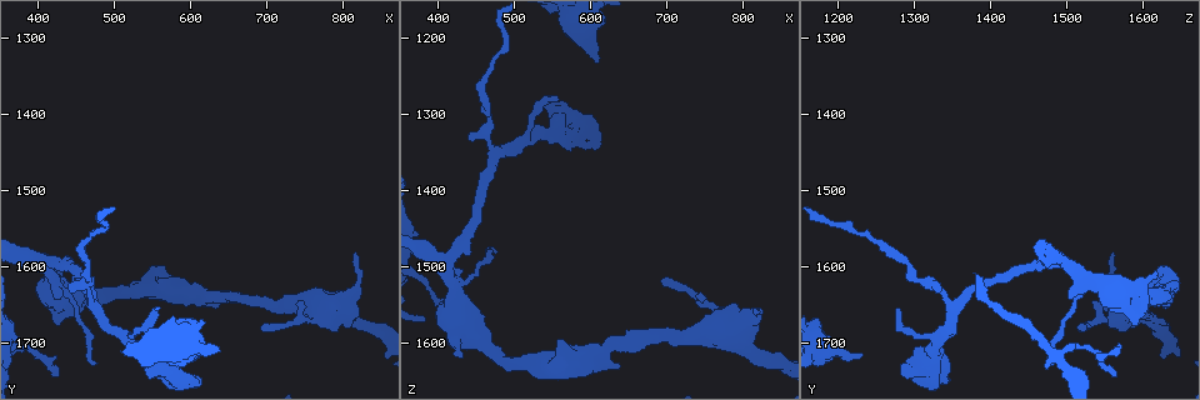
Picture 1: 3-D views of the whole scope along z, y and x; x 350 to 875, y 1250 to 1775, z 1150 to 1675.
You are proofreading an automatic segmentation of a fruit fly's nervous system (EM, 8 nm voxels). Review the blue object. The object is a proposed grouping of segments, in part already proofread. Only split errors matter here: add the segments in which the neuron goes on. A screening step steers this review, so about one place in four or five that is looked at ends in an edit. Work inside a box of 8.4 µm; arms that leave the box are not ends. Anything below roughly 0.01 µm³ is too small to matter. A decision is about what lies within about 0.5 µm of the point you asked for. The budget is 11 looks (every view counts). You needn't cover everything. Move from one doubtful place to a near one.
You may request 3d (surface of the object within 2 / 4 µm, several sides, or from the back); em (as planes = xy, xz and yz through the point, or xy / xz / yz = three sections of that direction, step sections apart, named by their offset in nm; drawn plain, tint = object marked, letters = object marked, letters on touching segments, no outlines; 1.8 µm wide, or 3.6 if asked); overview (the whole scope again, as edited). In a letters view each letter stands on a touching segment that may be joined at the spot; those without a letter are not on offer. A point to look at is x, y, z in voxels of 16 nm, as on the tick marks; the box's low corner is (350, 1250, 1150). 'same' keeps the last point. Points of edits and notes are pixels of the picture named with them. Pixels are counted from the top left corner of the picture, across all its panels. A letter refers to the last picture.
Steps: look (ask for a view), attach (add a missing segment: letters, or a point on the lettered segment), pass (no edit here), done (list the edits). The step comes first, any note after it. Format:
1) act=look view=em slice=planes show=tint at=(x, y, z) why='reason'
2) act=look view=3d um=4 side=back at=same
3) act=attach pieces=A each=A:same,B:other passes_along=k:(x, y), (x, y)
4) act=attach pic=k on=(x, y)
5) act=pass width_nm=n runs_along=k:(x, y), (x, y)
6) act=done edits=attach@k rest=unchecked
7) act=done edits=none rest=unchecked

act=look view=3d um=2 side=back at=(415, 1600, 1500)

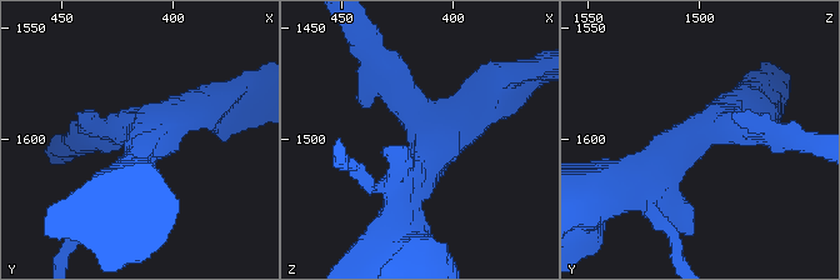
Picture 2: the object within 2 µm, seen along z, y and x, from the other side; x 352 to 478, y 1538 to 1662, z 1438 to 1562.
act=look view=em slice=planes show=letters at=(412, 1600, 1502) arms=3 arm_widths_nm=170,260,300 why='need the tissue'

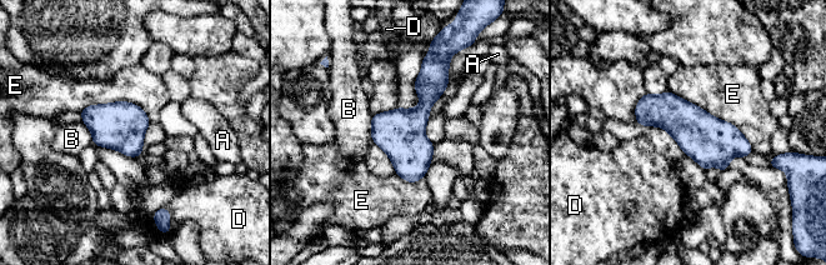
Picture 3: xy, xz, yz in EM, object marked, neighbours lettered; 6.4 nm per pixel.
act=pass each=A:other,B:other,D:other,E:other runs_along=3:(429, 59), (411, 179) found='no lettered segment goes on from it'

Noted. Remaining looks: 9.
act=look view=3d um=2 at=(420, 1605, 1615) why='branch stops here'

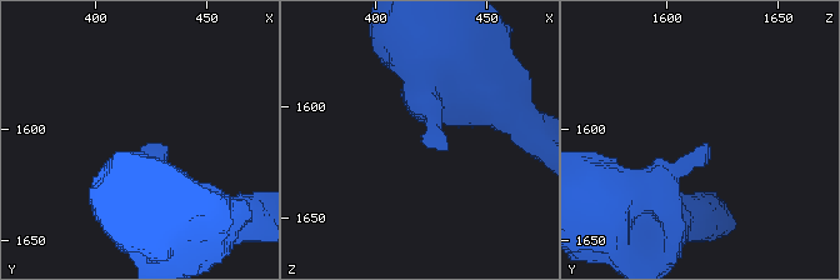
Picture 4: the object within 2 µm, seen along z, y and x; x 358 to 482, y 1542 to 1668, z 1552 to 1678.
act=look view=em um=3.6 slice=planes show=letters at=(420, 1608, 1617)

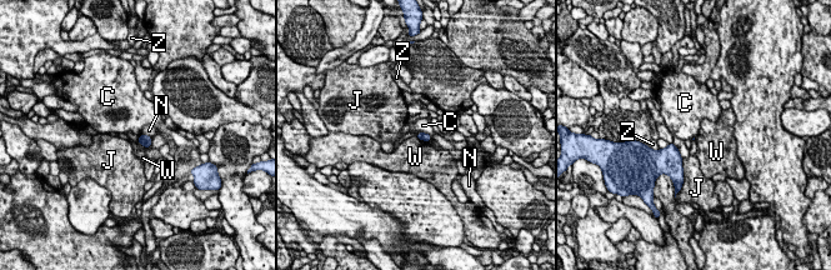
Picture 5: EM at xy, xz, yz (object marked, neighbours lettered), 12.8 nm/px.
act=pass longest_contact=J:280nm each=C:other,J:other,N:other,W:other,Z:other border=5:(138, 136), (138, 140), (145, 148) found='no lettered segment goes on from it'

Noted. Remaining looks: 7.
act=look view=em slice=xy step=4 show=letters at=(615, 1715, 1230) why='stops while still wide'

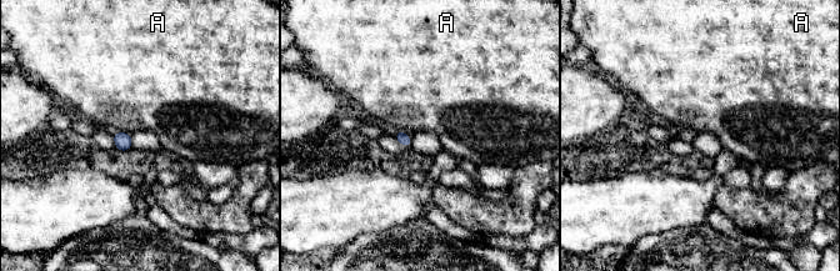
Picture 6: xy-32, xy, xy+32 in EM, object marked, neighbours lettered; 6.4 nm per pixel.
act=pass longest_contact=A:110nm each=A:other found='no lettered segment goes on from it'

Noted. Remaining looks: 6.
act=look view=em slice=xz step=8 show=letters at=(700, 1680, 1515) why='tapers out'

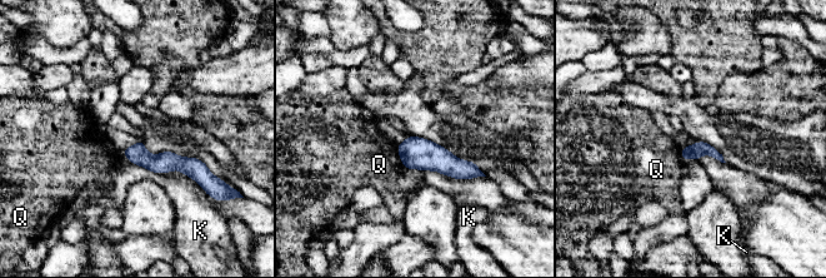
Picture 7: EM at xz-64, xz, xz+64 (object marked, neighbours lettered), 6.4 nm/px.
act=pass width_nm=90 each=K:other,Q:other runs_along=7:(400, 148), (477, 173) found='no lettered segment goes on from it'

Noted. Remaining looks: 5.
act=done edits=none rest=unchecked

